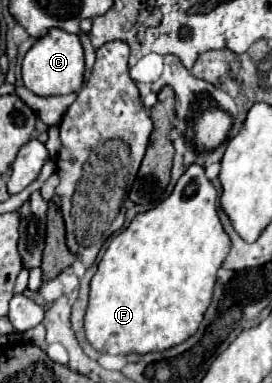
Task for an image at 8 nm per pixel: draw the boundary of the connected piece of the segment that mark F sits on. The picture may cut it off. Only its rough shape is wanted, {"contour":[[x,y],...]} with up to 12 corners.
{"contour":[[193,163],[109,241],[85,333],[101,353],[197,331],[231,239]]}

